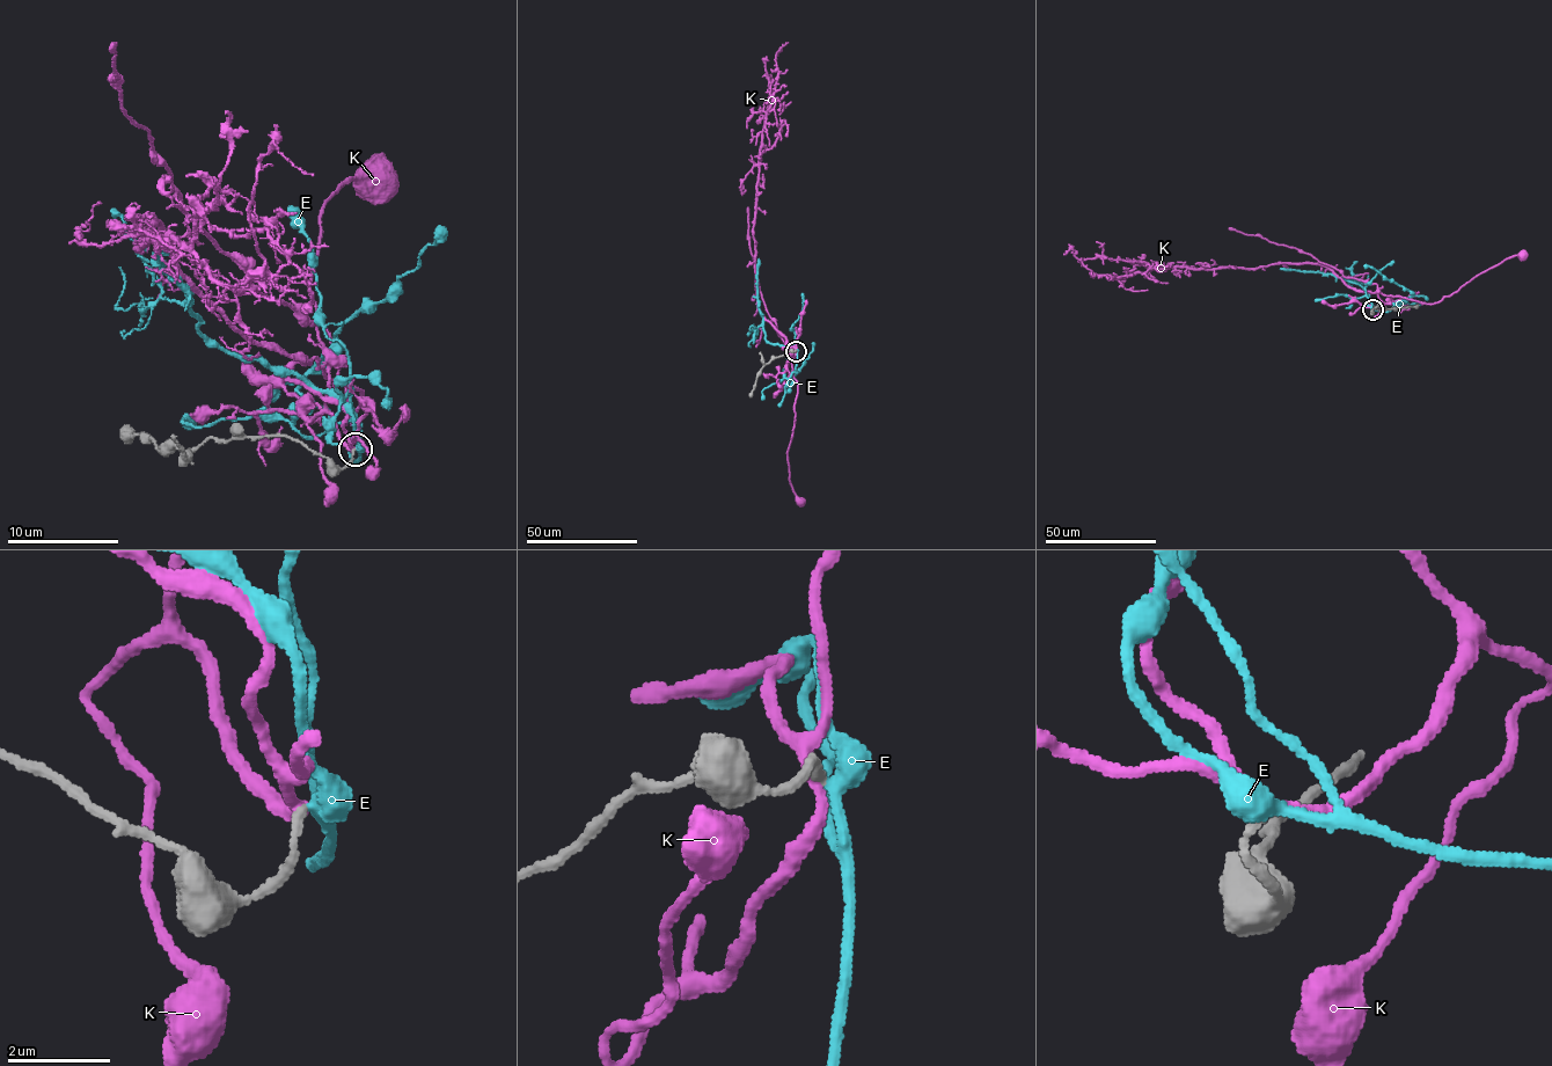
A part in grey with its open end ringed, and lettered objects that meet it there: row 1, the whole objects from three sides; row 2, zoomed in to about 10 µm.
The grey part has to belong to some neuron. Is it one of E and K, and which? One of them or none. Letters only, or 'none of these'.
E

